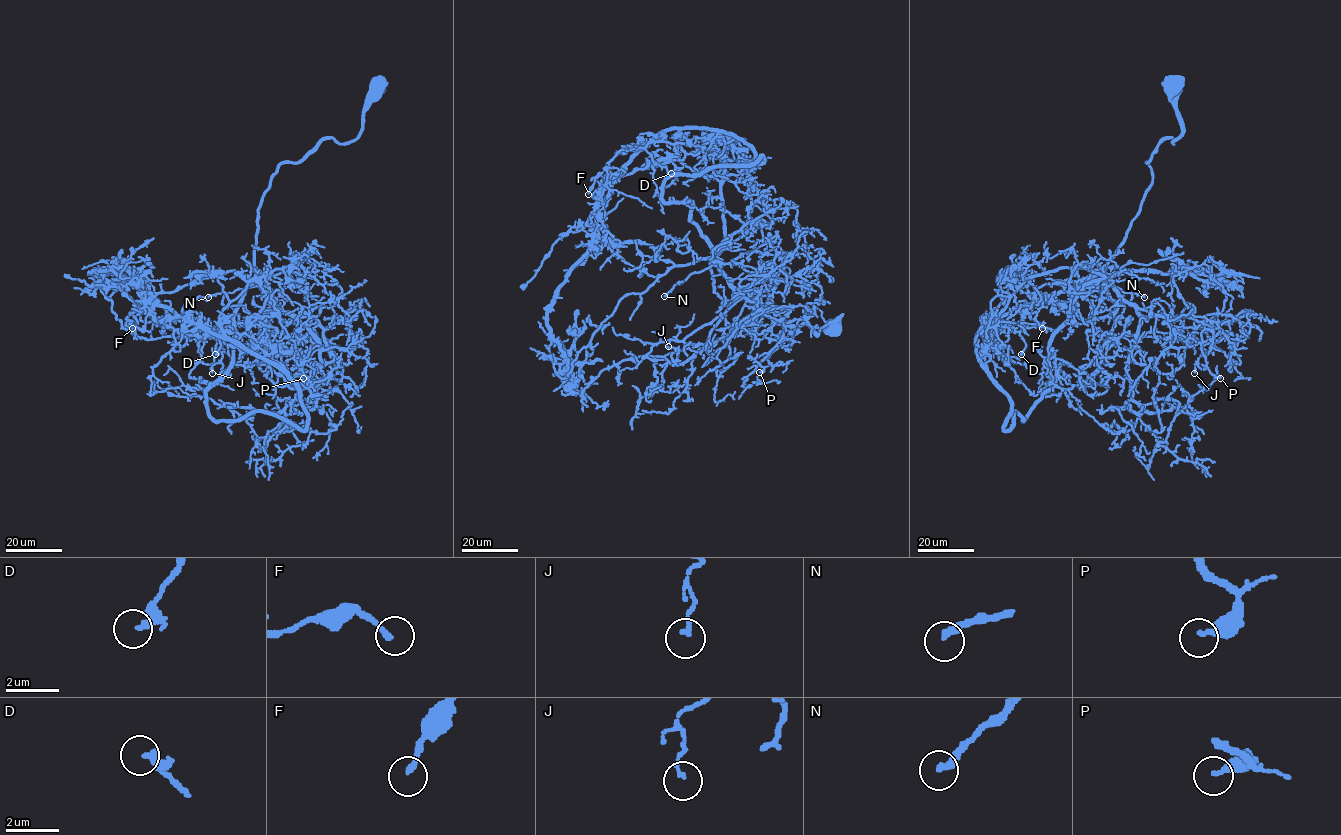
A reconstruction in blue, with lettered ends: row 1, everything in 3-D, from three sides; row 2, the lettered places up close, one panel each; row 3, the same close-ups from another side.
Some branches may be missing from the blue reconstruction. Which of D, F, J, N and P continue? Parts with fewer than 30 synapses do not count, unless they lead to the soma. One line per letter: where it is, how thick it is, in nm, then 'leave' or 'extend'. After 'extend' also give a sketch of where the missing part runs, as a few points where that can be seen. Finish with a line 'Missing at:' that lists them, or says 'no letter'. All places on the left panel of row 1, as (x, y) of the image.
D: (215, 354) | 240 nm | leave
F: (132, 328) | 190 nm | leave
J: (212, 373) | 160 nm | leave
N: (208, 297) | 260 nm | extend | (208, 297), (202, 299), (196, 292), (204, 262), (186, 252), (153, 248), (151, 227), (146, 225)
P: (303, 378) | 280 nm | leave
Missing at: N

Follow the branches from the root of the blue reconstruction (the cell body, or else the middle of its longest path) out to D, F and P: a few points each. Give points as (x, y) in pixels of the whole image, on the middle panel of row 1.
D: (835, 325), (727, 304), (711, 270), (724, 164), (650, 141), (671, 173)
F: (835, 325), (815, 333), (714, 291), (713, 176), (671, 159), (600, 174), (588, 194)
P: (835, 325), (815, 333), (753, 299), (727, 304), (711, 257), (783, 324), (754, 358), (759, 372)

